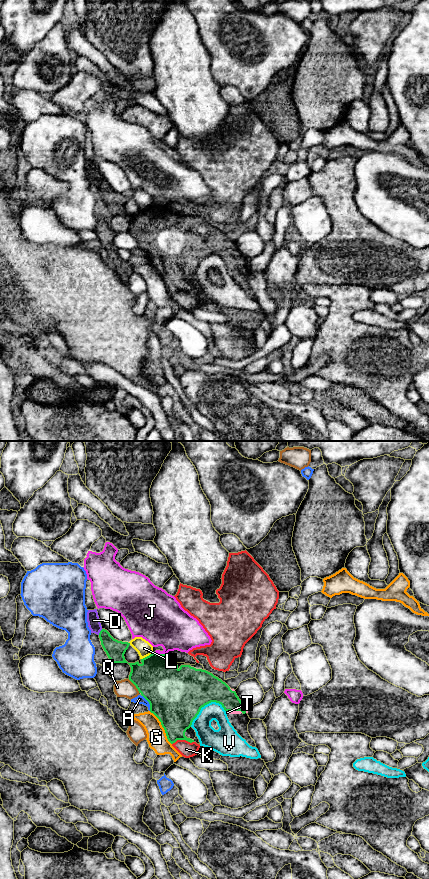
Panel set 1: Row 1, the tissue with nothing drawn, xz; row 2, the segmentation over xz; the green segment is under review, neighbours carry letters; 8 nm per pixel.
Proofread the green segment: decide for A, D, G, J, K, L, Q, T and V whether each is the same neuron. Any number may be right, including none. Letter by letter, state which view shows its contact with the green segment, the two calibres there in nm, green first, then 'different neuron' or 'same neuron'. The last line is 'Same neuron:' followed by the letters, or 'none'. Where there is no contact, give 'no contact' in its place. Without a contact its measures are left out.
A: xz | 440/70 nm | different neuron
D: xz | 160/100 nm | different neuron
G: xz | 420/160 nm | different neuron
J: xz | 360/360 nm | different neuron
K: xz | 320/120 nm | different neuron
L: xz | 360/120 nm | different neuron
Q: xz | 360/140 nm | different neuron
T: xz | 200/30 nm | same neuron
V: xz | 440/160 nm | different neuron
Same neuron: T

